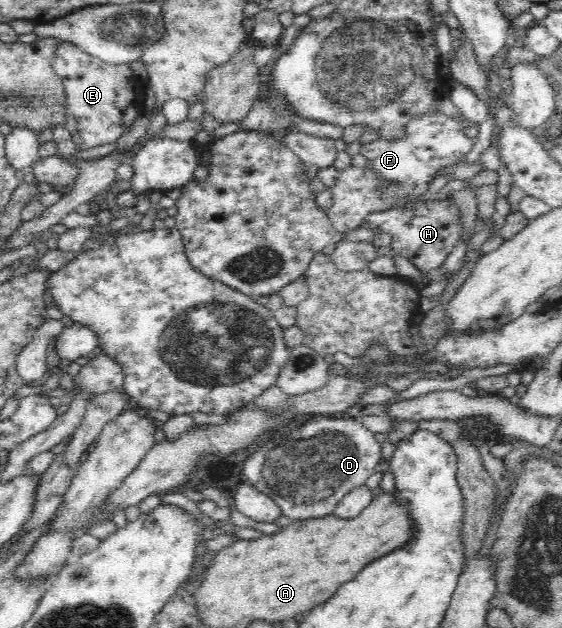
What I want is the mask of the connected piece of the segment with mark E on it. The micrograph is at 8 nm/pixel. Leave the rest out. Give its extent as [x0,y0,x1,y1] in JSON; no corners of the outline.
[53,41,146,150]

